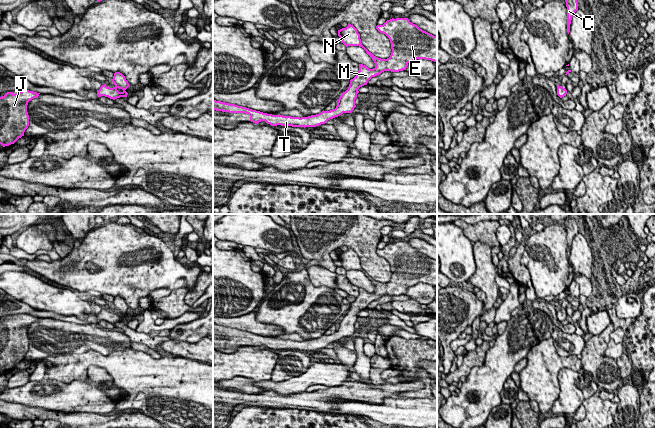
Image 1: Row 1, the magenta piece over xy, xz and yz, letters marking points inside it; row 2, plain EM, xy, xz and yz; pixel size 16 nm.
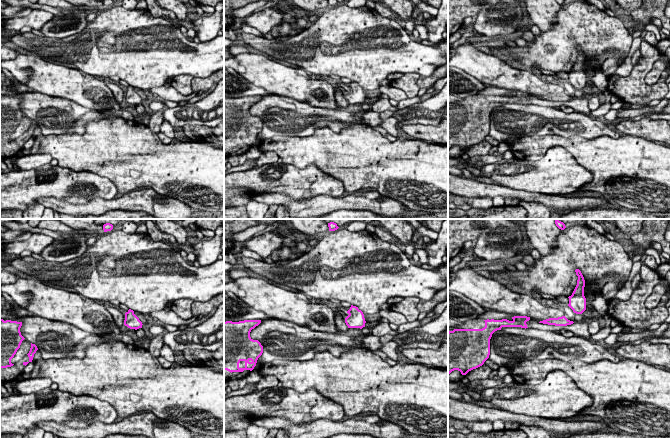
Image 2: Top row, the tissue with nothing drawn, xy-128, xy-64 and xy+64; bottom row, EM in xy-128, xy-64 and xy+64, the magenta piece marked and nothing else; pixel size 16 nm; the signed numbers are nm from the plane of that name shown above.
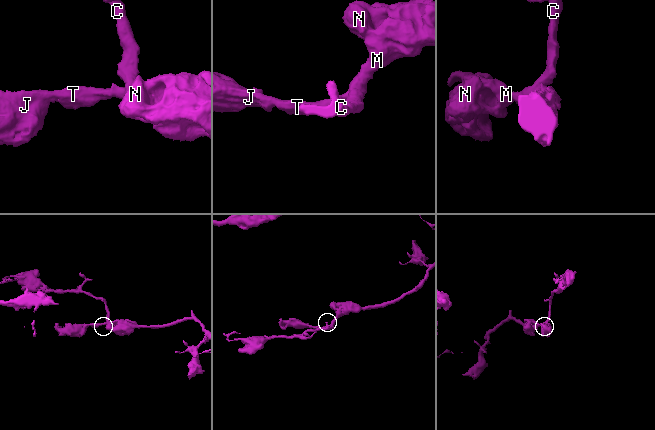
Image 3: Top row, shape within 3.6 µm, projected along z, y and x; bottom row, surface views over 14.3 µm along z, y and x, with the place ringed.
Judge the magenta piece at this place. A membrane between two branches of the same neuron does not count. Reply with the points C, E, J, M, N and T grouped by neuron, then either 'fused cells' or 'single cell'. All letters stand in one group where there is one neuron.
C E J M N T; single cell

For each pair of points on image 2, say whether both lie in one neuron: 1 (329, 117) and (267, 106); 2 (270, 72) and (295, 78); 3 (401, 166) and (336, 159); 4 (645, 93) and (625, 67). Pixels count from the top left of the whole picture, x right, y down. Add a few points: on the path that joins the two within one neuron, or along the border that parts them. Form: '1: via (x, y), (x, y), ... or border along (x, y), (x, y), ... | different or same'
1: via (314, 117), (297, 117), (282, 114) | same
2: via (276, 78), (289, 78) | same
3: via (385, 166), (377, 166), (367, 159), (352, 159) | same
4: border along (633, 67), (627, 75), (612, 75) | different

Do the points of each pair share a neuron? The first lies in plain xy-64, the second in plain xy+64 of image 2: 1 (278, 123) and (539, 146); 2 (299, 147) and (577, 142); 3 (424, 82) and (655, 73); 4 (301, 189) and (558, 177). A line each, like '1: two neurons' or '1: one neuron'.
1: two neurons
2: one neuron
3: one neuron
4: one neuron

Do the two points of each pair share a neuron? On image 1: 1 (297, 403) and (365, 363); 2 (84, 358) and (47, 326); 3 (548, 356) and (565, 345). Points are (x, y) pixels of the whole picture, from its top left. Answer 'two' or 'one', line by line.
1: two
2: two
3: two

